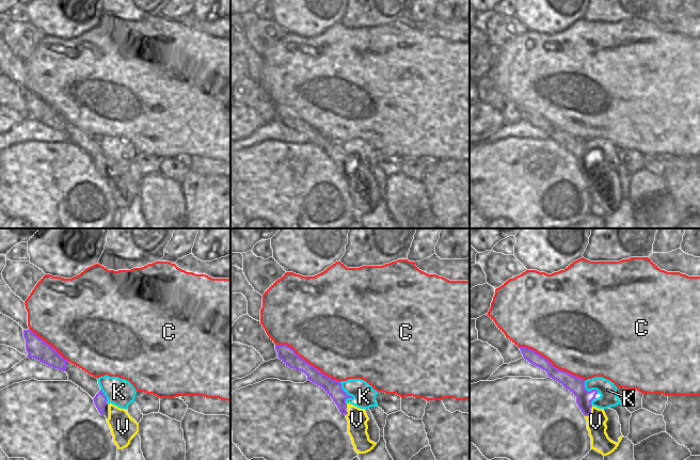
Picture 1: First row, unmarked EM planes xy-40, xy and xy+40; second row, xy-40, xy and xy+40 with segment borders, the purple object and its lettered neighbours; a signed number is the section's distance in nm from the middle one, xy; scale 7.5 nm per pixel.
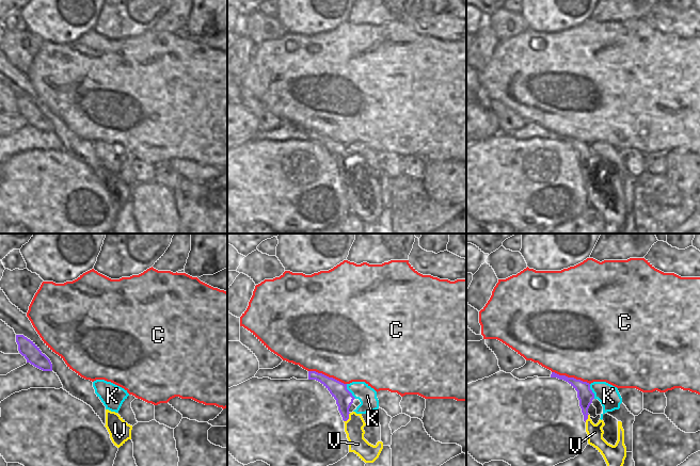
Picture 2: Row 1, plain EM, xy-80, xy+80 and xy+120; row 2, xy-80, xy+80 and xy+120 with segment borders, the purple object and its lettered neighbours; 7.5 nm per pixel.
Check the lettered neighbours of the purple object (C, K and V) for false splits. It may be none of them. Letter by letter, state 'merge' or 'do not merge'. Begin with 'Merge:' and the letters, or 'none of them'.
Merge: V
C: do not merge
K: do not merge
V: merge

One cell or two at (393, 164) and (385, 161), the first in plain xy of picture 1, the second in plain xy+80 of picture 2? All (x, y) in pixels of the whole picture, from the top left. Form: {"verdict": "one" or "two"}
{"verdict": "one"}

